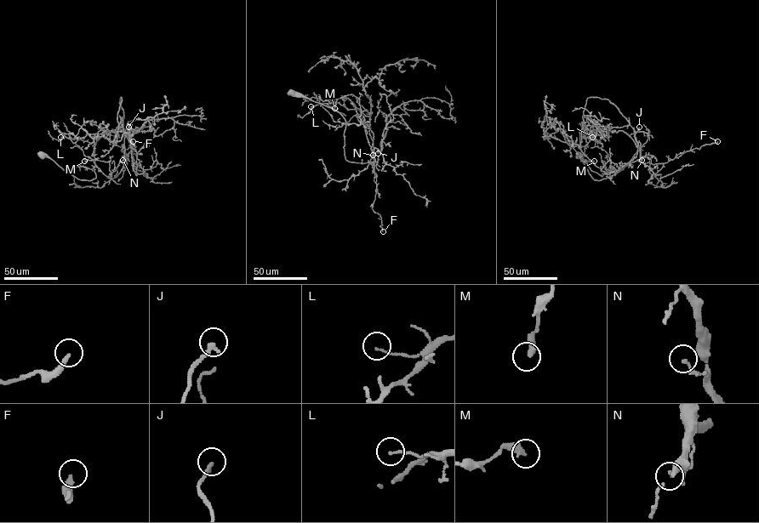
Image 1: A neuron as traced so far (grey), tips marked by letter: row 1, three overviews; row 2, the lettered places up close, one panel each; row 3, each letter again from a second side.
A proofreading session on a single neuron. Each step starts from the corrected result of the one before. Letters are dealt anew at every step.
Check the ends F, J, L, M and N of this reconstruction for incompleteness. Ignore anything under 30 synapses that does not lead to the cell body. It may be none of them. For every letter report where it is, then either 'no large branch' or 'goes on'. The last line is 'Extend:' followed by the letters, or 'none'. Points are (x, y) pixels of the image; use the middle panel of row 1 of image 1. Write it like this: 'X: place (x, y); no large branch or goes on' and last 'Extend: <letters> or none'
F: place (383, 231); no large branch
J: place (378, 153); no large branch
L: place (311, 106); no large branch
M: place (334, 108); no large branch
N: place (373, 155); no large branch
Extend: none

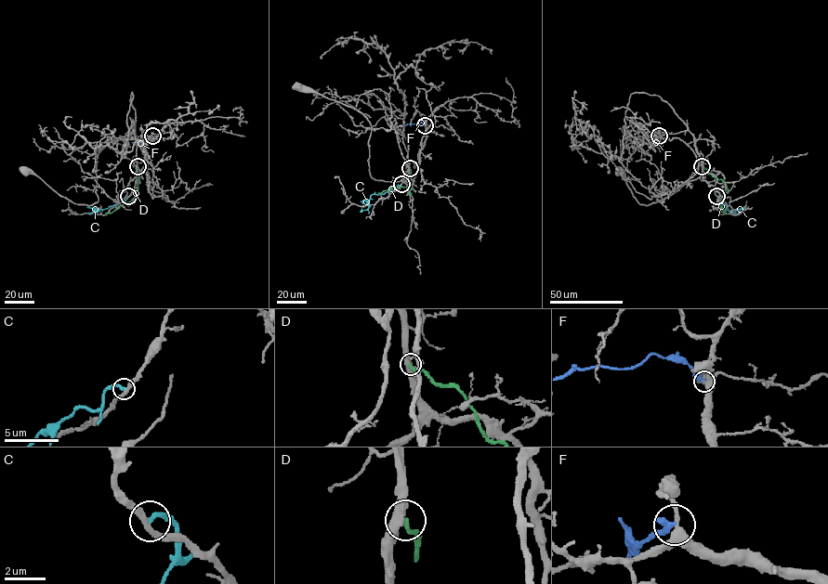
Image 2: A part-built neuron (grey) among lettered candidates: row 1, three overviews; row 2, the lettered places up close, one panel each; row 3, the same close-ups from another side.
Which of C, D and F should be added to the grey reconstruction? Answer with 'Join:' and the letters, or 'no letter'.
Join: no letter

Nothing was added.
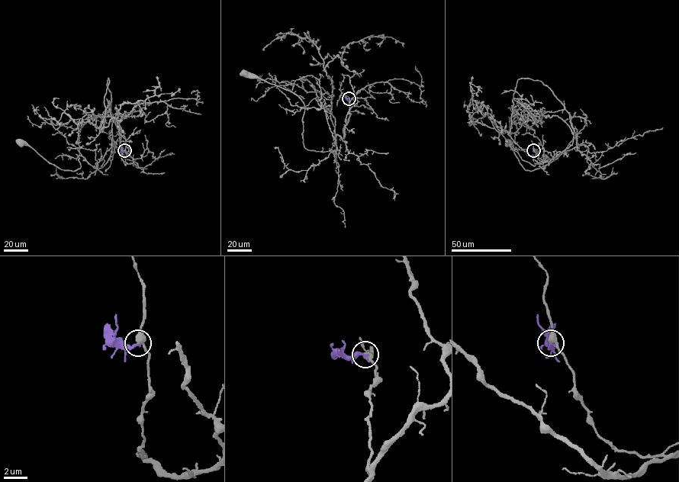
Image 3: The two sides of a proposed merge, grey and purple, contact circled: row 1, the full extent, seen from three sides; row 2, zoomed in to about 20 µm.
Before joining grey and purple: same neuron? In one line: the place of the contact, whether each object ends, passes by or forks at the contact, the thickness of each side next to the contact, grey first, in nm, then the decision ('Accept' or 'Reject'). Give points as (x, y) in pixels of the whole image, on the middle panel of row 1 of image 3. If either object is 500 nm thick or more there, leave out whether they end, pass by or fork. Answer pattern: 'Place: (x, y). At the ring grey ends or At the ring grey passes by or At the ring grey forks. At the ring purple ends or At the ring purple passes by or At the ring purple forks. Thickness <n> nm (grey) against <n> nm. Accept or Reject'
Place: (349, 98). At the ring grey passes by. At the ring purple ends. Thickness 400 nm (grey) against 280 nm. Reject

